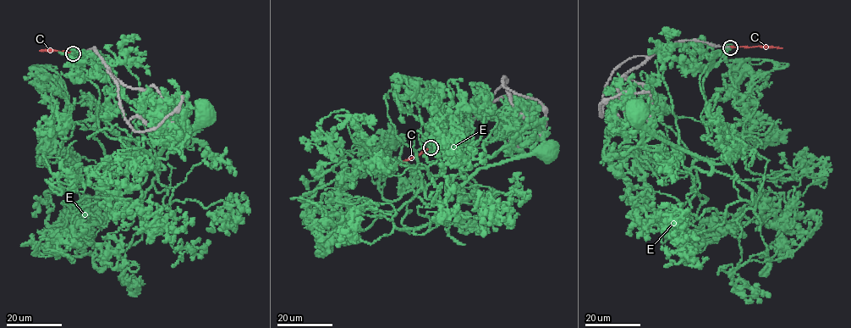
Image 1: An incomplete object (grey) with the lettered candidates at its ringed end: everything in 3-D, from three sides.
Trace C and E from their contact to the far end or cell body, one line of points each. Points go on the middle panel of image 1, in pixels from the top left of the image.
C: (430, 147), (381, 174)
E: (431, 147), (454, 150), (441, 141), (423, 156), (440, 167), (426, 198), (441, 200), (482, 168), (547, 152)

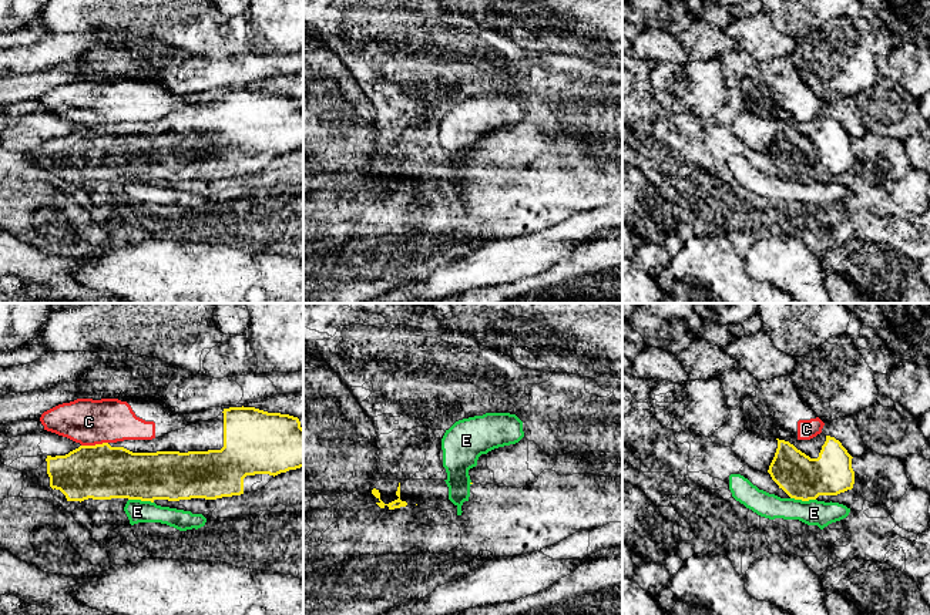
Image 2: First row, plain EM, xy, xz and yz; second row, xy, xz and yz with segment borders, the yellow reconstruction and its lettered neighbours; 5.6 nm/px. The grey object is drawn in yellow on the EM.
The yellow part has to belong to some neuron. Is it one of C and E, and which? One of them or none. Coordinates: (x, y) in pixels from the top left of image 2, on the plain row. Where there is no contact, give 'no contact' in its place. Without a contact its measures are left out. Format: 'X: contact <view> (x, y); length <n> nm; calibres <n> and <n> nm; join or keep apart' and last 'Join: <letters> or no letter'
C: contact xy (96, 125); length 150 nm; calibres 320 and 260 nm; keep apart
E: contact xy (141, 181); length 150 nm; calibres 300 and 130 nm; keep apart
Join: no letter

